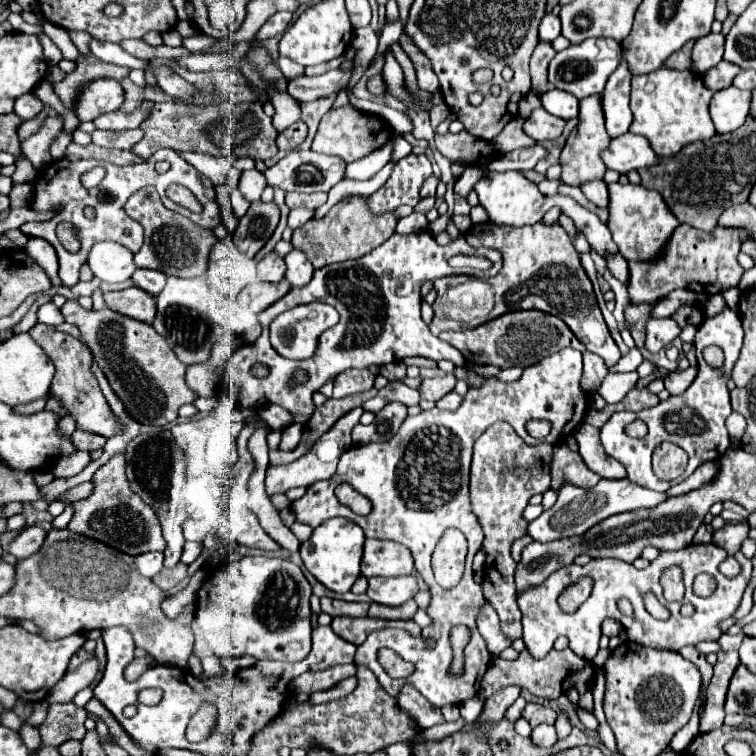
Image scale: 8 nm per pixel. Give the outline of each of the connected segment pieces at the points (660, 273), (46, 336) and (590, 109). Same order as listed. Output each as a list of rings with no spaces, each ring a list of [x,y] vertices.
[[[678,225],[672,233],[670,243],[666,245],[666,251],[662,251],[662,255],[658,255],[658,259],[652,259],[650,263],[638,263],[638,261],[628,263],[630,265],[630,279],[628,279],[630,301],[654,303],[654,299],[660,299],[674,289],[690,289],[690,291],[696,291],[702,295],[716,295],[716,293],[722,293],[730,287],[738,287],[744,269],[740,267],[737,256],[740,252],[740,245],[748,239],[750,239],[748,231],[734,229],[734,227],[720,227],[718,225],[718,227],[714,227],[714,231],[704,233],[704,231],[698,231],[690,225]]]
[[[38,323],[34,329],[30,329],[30,337],[52,359],[56,373],[54,373],[54,379],[50,385],[50,393],[52,393],[52,397],[58,397],[62,401],[62,405],[70,411],[70,415],[78,423],[78,429],[84,429],[84,431],[90,431],[96,435],[104,435],[104,437],[116,435],[120,431],[120,425],[118,425],[118,419],[112,415],[112,411],[110,411],[104,395],[100,393],[100,387],[98,387],[94,375],[92,375],[92,369],[90,369],[92,355],[88,351],[88,347],[80,339],[66,335],[54,327],[42,325],[42,323]]]
[[[592,95],[580,101],[580,115],[578,115],[580,123],[576,125],[576,129],[570,133],[562,155],[560,155],[560,167],[562,167],[562,181],[566,185],[582,185],[586,181],[594,181],[594,179],[602,179],[606,165],[600,159],[600,151],[606,149],[606,145],[610,143],[610,135],[606,133],[604,127],[604,117],[602,117],[602,105],[600,105],[600,95]]]

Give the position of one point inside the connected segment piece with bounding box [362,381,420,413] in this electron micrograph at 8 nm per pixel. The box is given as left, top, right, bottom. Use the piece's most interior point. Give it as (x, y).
(395, 390)

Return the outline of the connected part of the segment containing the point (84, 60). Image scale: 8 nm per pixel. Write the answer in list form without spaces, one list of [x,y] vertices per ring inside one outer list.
[[[78,55],[76,69],[70,75],[66,75],[66,79],[60,83],[58,95],[64,105],[72,105],[74,103],[74,89],[82,87],[82,83],[88,83],[88,81],[100,79],[100,77],[112,77],[112,79],[120,81],[128,73],[130,73],[128,67],[104,63],[104,61],[96,59],[94,55]]]

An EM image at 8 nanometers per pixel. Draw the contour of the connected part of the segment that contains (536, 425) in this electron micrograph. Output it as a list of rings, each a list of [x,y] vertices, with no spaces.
[[[530,421],[530,423],[526,425],[526,431],[528,431],[532,437],[542,439],[542,437],[546,437],[546,435],[550,433],[550,425],[548,425],[546,421]]]

